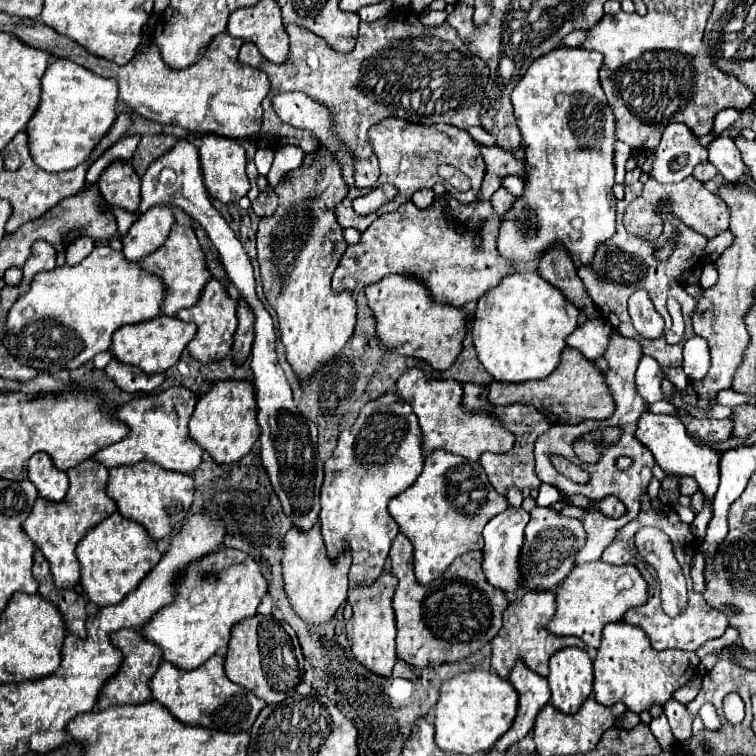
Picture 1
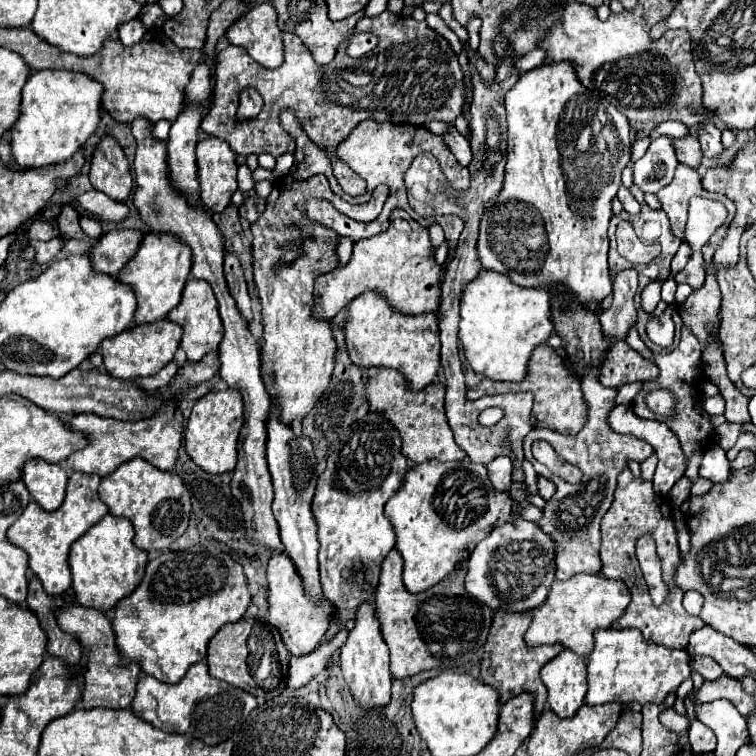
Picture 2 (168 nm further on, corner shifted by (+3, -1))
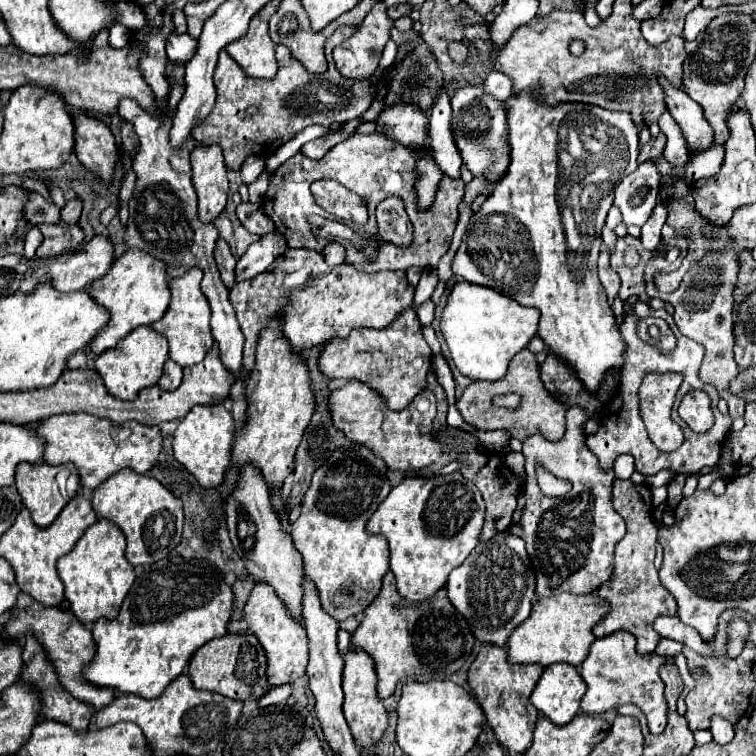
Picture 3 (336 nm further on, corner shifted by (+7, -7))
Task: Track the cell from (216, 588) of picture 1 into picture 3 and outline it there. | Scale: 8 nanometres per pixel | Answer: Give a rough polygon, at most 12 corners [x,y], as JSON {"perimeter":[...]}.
{"perimeter":[[205,559],[137,575],[93,625],[93,685],[155,699],[227,633],[235,595]]}

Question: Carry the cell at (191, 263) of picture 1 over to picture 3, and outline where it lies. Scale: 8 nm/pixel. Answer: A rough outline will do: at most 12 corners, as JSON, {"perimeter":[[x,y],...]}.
{"perimeter":[[127,249],[87,293],[111,313],[89,345],[115,347],[171,301],[167,263]]}

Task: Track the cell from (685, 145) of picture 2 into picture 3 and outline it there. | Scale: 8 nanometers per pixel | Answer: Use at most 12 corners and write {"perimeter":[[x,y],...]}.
{"perimeter":[[665,135],[641,147],[639,161],[659,159],[665,149]]}

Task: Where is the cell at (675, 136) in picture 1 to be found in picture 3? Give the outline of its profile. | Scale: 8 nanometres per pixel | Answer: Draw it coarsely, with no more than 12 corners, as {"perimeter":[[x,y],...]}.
{"perimeter":[[647,159],[615,189],[625,225],[643,225],[657,205],[661,173]]}

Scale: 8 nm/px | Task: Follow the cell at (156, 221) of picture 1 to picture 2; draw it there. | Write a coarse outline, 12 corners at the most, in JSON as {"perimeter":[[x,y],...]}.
{"perimeter":[[113,229],[89,249],[91,267],[115,277],[143,233]]}

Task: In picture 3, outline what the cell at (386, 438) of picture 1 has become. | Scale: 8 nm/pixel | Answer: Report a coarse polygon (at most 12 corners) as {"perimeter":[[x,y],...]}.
{"perimeter":[[355,443],[313,473],[291,525],[337,621],[363,613],[389,571],[365,531],[387,465]]}

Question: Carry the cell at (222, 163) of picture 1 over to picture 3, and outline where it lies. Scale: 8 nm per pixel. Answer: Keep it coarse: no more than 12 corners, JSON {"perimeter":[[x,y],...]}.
{"perimeter":[[223,149],[191,151],[199,219],[211,223],[229,197]]}

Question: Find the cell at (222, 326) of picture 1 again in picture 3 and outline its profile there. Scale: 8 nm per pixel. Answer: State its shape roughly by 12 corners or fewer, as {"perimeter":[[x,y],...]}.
{"perimeter":[[191,269],[171,279],[171,303],[151,327],[181,367],[213,347],[211,309]]}

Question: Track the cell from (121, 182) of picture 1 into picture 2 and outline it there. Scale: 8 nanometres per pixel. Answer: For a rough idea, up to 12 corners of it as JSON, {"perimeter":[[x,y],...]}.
{"perimeter":[[105,135],[91,157],[97,191],[125,201],[131,169],[115,137]]}

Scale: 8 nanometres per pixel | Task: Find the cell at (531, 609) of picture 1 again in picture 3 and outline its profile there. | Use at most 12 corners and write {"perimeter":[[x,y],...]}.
{"perimeter":[[479,643],[469,667],[487,725],[509,755],[525,753],[539,711],[541,665],[513,665]]}

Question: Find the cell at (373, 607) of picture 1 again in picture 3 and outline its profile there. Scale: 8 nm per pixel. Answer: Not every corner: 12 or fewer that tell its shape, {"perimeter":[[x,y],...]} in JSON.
{"perimeter":[[345,653],[343,713],[359,747],[377,743],[387,711],[375,661]]}

